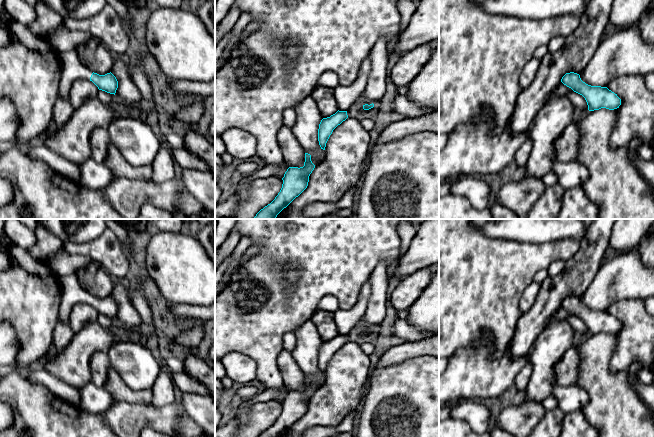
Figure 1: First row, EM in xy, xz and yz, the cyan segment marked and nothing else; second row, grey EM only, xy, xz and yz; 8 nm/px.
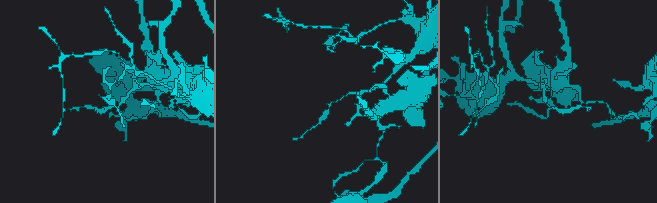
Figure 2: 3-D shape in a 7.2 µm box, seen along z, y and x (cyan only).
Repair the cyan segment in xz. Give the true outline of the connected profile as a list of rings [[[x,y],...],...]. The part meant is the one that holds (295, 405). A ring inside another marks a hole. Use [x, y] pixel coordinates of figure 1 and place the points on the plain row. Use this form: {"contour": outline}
{"contour": [[[305,377],[303,391],[289,391],[282,402],[283,408],[275,423],[261,433],[258,437],[280,437],[308,410],[309,400],[315,389],[311,385],[311,379]]]}

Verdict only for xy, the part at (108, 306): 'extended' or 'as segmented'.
extended

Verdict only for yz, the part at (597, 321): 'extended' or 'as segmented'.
as segmented

